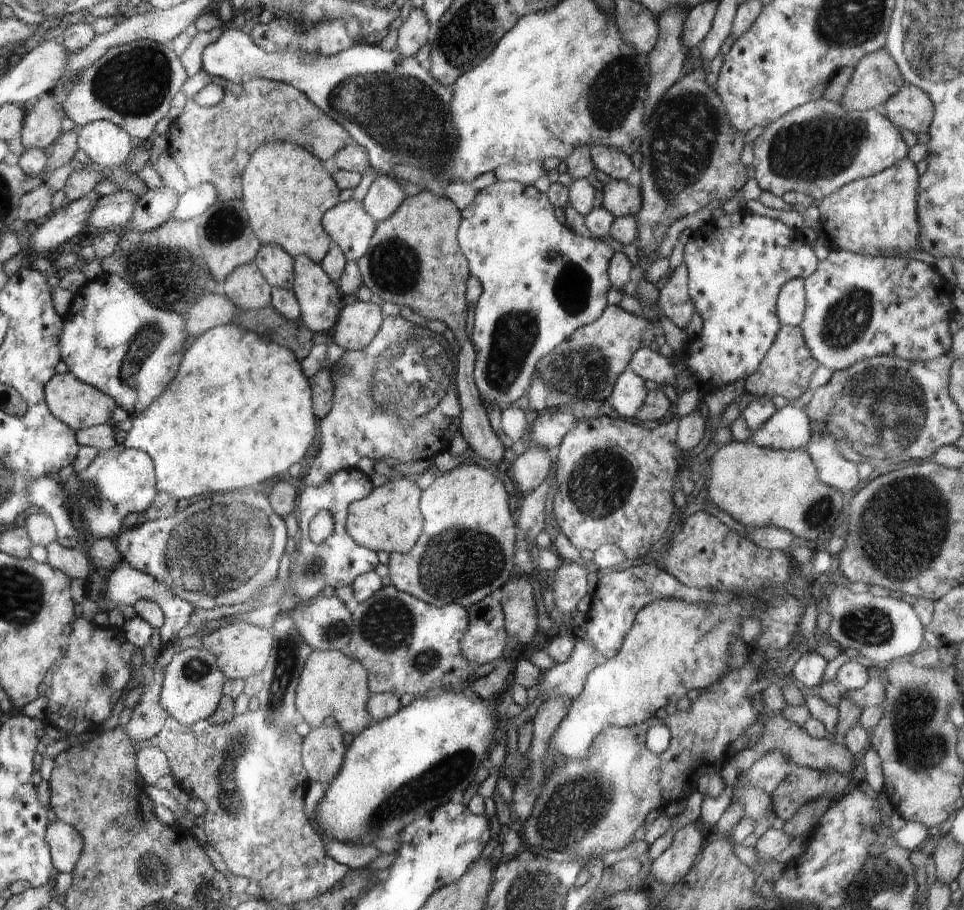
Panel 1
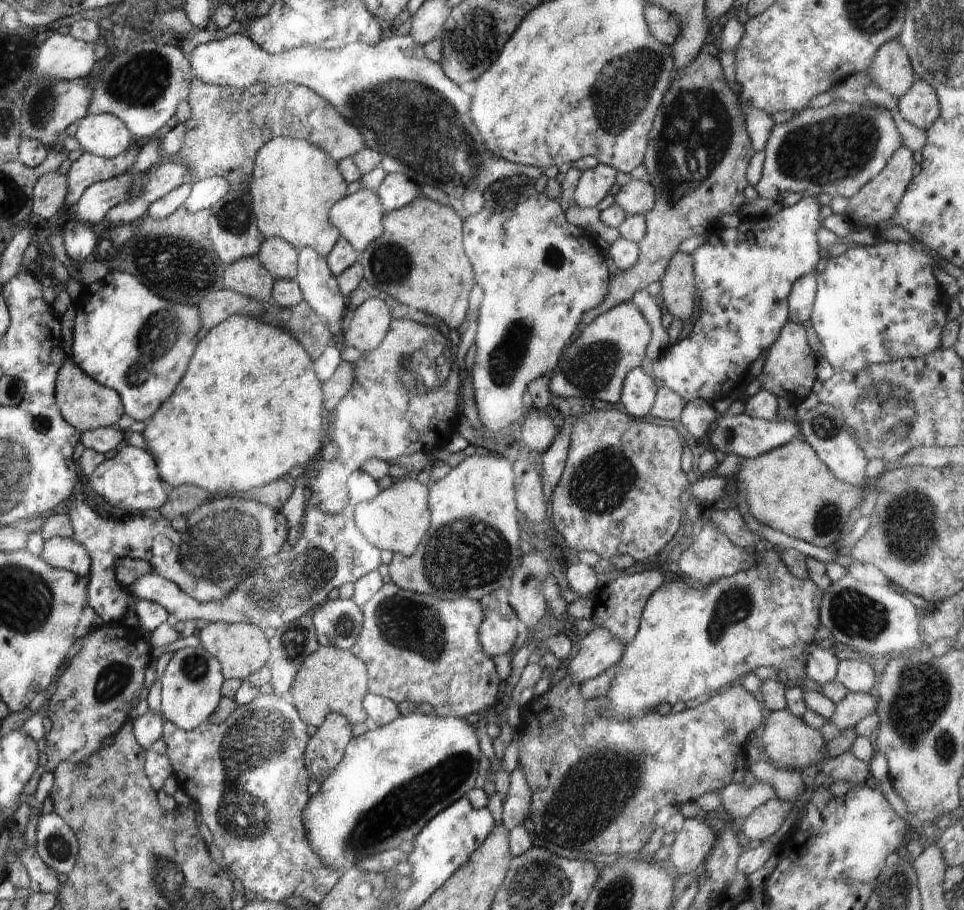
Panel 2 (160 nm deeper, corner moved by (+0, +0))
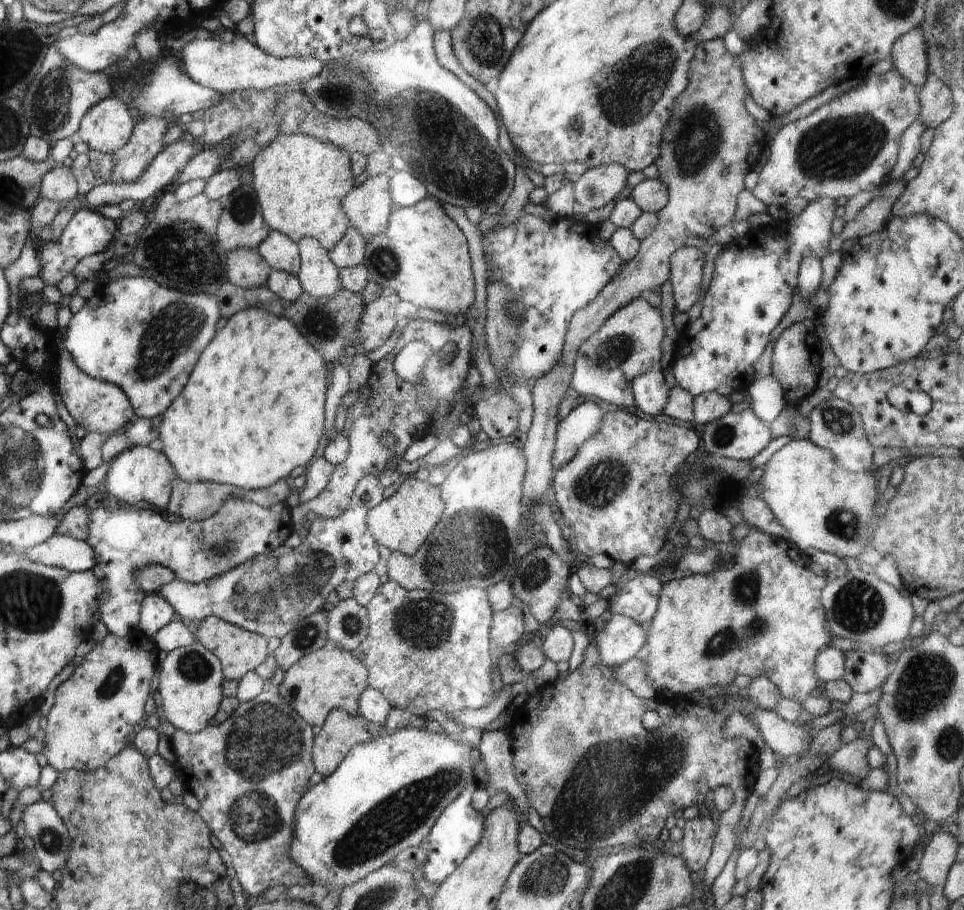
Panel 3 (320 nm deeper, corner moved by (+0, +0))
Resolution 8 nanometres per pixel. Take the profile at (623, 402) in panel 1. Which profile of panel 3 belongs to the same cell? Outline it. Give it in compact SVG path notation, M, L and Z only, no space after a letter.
M662 370L648 371L637 376L632 383L635 406L644 414L656 416L663 412L669 397L669 388Z

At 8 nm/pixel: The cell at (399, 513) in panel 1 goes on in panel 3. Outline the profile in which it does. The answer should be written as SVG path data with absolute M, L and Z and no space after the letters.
M407 475L396 494L368 511L367 526L370 534L386 548L414 556L438 524L444 505L438 486L421 481L414 475Z

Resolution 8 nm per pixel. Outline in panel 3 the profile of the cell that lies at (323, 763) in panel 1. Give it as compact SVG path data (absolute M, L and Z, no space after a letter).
M334 709L328 714L325 724L321 726L320 733L317 736L317 742L314 745L314 762L322 776L330 776L340 768L341 762L351 752L356 744L367 743L372 740L372 736L366 729L366 719L361 715L351 715L349 711Z

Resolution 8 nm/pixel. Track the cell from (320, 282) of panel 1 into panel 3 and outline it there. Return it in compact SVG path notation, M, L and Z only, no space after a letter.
M302 237L297 245L301 255L298 278L304 292L313 297L333 300L339 291L341 276L338 276L338 268L329 257L329 251L312 237Z

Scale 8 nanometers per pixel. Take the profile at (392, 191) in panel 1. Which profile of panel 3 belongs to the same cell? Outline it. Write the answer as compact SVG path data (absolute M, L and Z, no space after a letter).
M396 171L389 178L389 195L392 205L409 207L420 202L428 196L428 190L423 182L420 182L408 171Z

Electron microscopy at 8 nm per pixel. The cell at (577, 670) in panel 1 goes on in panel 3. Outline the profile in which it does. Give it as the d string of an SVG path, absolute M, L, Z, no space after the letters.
M622 615L608 617L604 629L590 631L597 644L601 659L611 669L619 667L636 655L642 655L646 648L650 624L644 626Z

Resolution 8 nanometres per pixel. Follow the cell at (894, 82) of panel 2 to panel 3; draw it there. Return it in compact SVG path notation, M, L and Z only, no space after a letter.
M920 26L903 34L893 44L891 57L896 69L908 82L923 87L929 72L927 42Z

